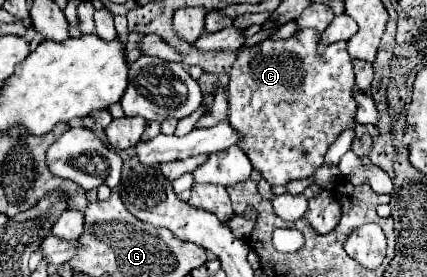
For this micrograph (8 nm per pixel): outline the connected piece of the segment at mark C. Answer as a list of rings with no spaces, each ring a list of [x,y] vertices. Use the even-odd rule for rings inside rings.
[[[303,30],[289,40],[263,40],[251,48],[243,48],[229,74],[227,100],[229,122],[235,132],[241,134],[239,148],[249,156],[253,168],[259,168],[263,178],[271,186],[287,186],[291,180],[311,178],[323,164],[327,148],[335,138],[349,128],[355,128],[355,72],[345,42],[335,42],[327,48],[323,58],[315,56],[319,34],[315,30]]]

